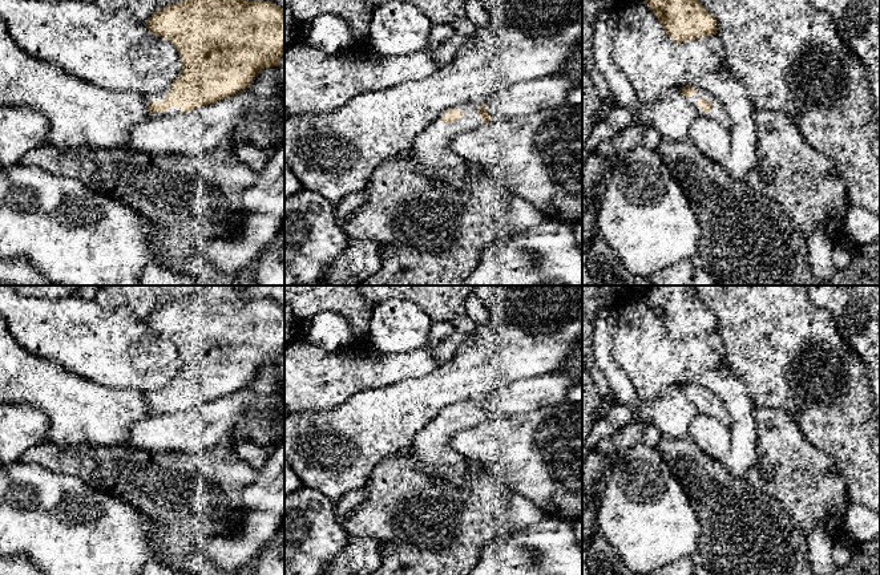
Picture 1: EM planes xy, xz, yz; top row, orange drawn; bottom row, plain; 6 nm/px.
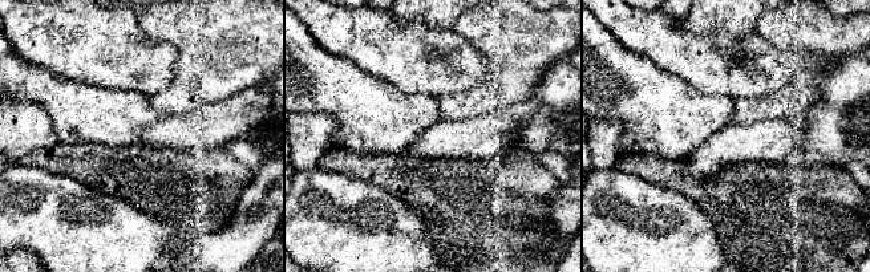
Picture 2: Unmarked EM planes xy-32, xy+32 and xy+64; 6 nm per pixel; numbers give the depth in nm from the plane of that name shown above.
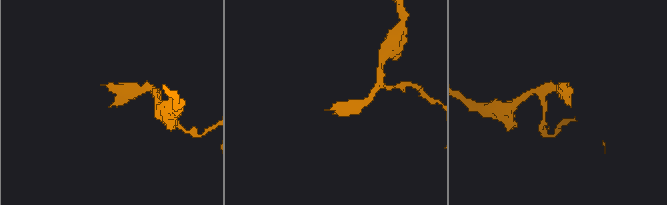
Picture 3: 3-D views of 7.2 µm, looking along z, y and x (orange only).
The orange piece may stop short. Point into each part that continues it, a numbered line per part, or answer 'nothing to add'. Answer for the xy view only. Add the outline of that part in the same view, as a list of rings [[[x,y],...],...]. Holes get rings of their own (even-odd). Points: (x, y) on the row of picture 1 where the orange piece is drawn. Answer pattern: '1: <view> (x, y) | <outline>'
1: xy (173, 110) | [[[170,106],[166,112],[154,112],[153,117],[160,118],[160,117],[167,117],[167,116],[177,116],[177,114],[179,114],[179,108]]]

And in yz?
1: yz (717, 113) | [[[697,89],[694,96],[686,97],[686,98],[695,108],[698,116],[714,120],[723,127],[730,129],[731,122],[727,116],[727,112],[724,110],[723,105],[711,93],[709,93],[707,90],[703,90],[703,89]],[[702,97],[705,97],[707,101],[711,102],[710,112],[702,112],[701,108],[697,105],[697,102]]]

